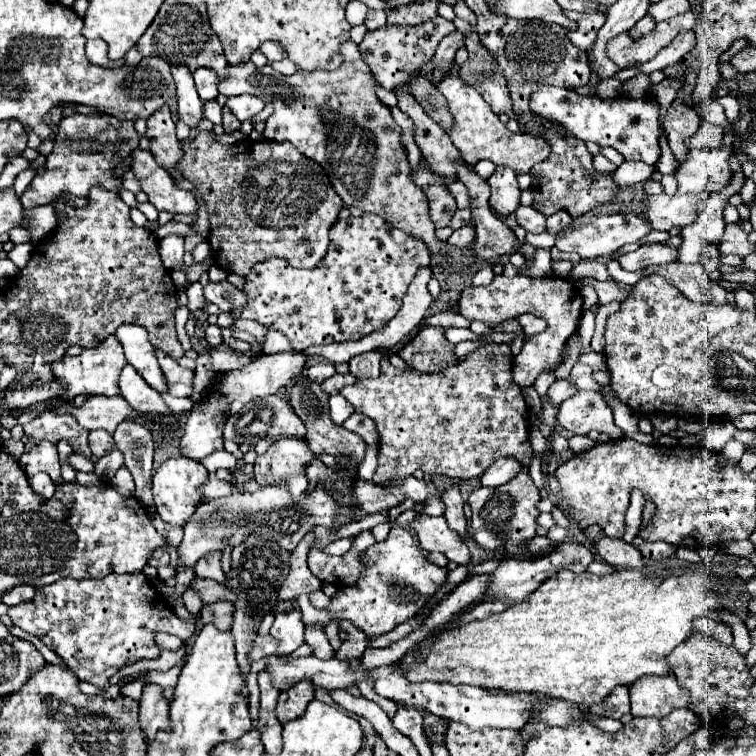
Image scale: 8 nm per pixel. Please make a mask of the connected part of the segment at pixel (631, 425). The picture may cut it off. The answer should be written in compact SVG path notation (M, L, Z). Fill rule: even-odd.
M610 399L608 401L610 409L614 411L614 421L616 425L624 431L624 435L628 439L634 439L638 443L654 443L654 437L652 435L646 435L638 429L638 417L632 413L632 409L628 409L628 405L620 403L618 399Z

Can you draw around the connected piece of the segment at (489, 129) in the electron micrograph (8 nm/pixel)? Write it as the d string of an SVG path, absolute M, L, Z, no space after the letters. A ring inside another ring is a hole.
M446 75L440 81L438 89L448 99L450 113L454 117L454 129L450 131L450 139L458 147L462 159L468 165L476 165L482 159L490 159L494 165L510 167L516 173L530 173L530 169L536 163L548 159L550 145L544 139L530 137L530 135L524 135L524 133L510 133L508 127L490 109L490 105L484 103L484 99L480 97L480 93L476 93L476 89L472 89L470 85L466 85L458 77Z

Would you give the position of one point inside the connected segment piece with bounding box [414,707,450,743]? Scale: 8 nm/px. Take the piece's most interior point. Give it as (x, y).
(432, 724)

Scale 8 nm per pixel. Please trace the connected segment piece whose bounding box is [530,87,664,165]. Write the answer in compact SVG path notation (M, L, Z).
M544 87L532 93L530 109L558 125L566 127L572 135L582 141L594 141L600 147L614 147L624 155L624 159L644 161L654 165L660 157L660 137L664 129L658 123L660 105L654 95L646 95L640 99L626 99L622 95L614 99L600 99L598 95L578 95L576 91L560 89L560 87Z

